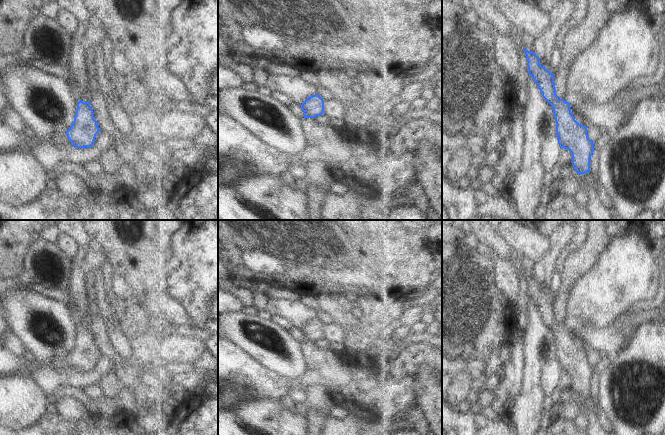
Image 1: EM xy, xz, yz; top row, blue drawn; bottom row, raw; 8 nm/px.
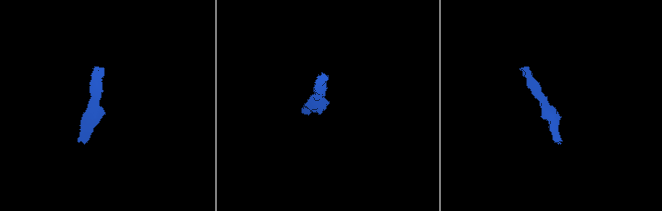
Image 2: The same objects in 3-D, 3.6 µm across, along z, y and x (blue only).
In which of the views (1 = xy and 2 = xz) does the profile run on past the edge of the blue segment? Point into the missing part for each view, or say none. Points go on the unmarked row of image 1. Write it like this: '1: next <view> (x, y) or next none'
1: next none
2: next none

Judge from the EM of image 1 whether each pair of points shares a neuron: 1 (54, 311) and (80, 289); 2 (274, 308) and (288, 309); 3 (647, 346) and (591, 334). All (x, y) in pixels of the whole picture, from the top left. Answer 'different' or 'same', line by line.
1: different
2: same
3: different

